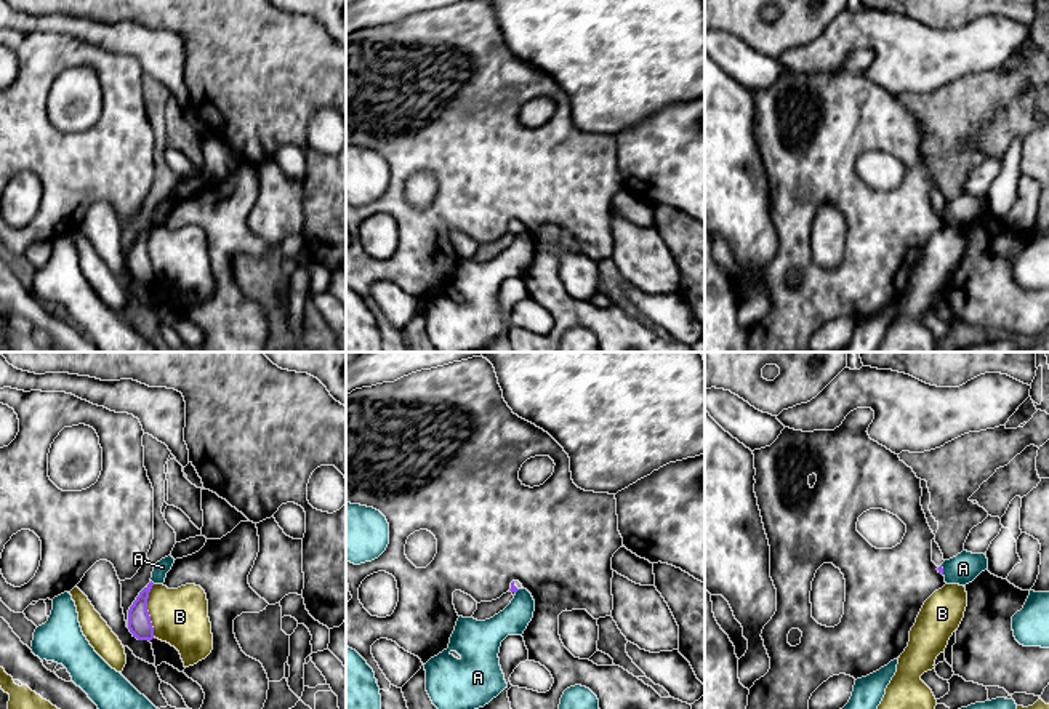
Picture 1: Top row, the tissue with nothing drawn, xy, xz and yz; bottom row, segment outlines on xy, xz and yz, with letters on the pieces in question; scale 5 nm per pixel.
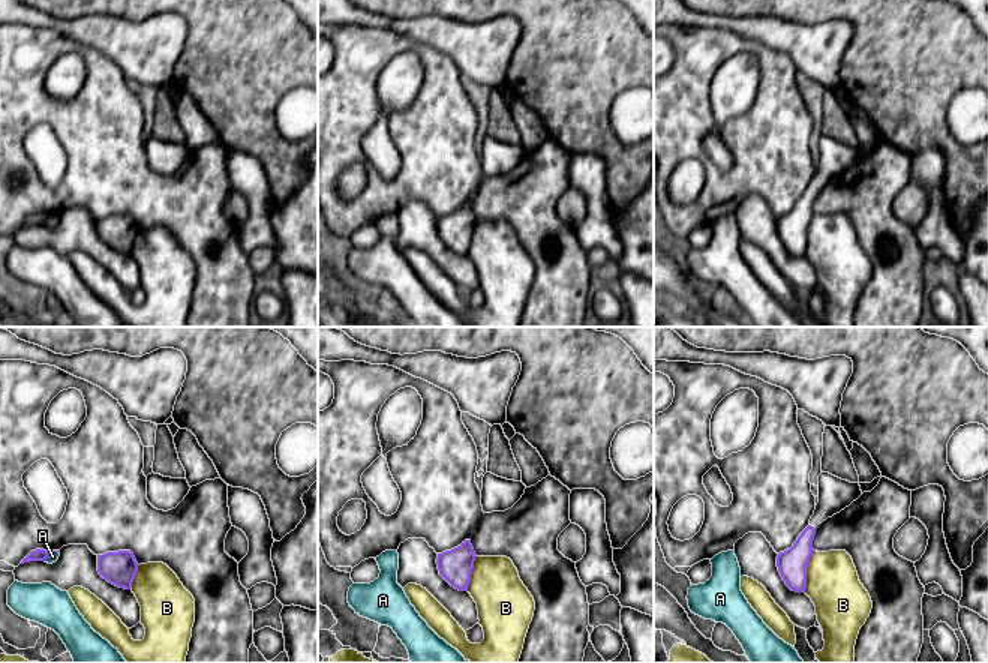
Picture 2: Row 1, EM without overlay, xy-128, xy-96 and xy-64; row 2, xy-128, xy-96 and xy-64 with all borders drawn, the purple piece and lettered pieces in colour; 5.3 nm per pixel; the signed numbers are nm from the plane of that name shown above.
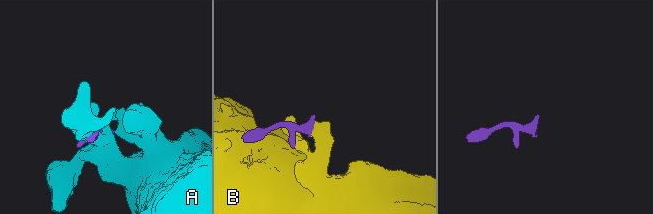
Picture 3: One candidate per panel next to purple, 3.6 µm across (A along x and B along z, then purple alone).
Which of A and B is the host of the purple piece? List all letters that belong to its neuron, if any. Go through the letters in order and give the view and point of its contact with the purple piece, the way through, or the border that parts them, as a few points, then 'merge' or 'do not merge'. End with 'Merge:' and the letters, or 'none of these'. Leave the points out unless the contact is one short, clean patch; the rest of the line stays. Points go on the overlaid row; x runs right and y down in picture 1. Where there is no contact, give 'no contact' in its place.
A: contact yz (942, 570); do not merge
B: contact xy (146, 610); do not merge
Merge: none of these

